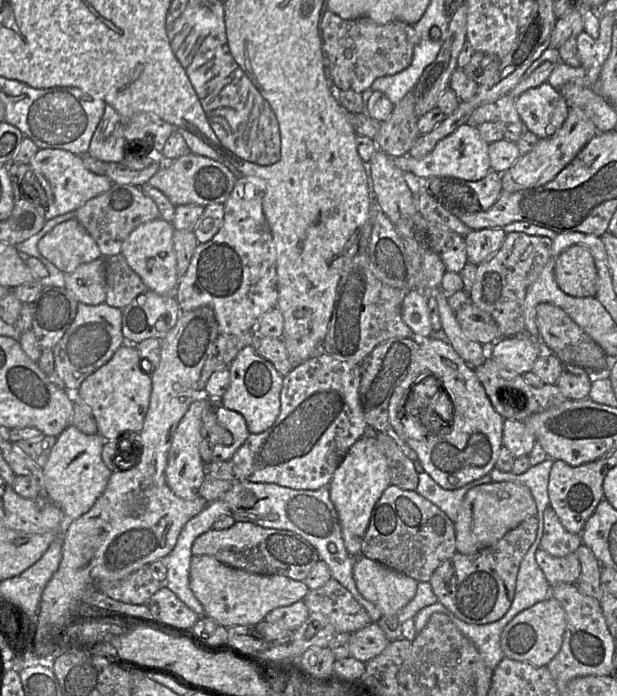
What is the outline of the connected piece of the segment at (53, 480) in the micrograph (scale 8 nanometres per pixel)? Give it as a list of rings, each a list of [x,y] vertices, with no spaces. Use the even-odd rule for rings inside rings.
[[[73,424],[58,436],[47,462],[42,468],[44,495],[62,511],[66,521],[72,521],[88,512],[105,490],[112,471],[102,460],[104,439],[98,434],[87,435]]]

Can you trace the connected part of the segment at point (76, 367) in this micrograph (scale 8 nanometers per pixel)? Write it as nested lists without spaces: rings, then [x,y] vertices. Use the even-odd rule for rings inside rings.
[[[78,302],[73,322],[53,348],[54,371],[63,380],[68,392],[75,392],[82,382],[105,365],[123,344],[128,342],[125,342],[122,333],[122,309],[111,307],[105,302],[99,305]]]

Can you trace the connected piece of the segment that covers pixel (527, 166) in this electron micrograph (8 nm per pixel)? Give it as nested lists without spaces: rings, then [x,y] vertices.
[[[570,107],[565,122],[554,135],[540,139],[530,152],[521,155],[507,171],[501,174],[502,191],[515,192],[531,189],[551,181],[598,133],[594,123],[582,109]]]

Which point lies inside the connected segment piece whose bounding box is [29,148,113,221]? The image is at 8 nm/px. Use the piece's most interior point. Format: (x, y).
(68, 184)

